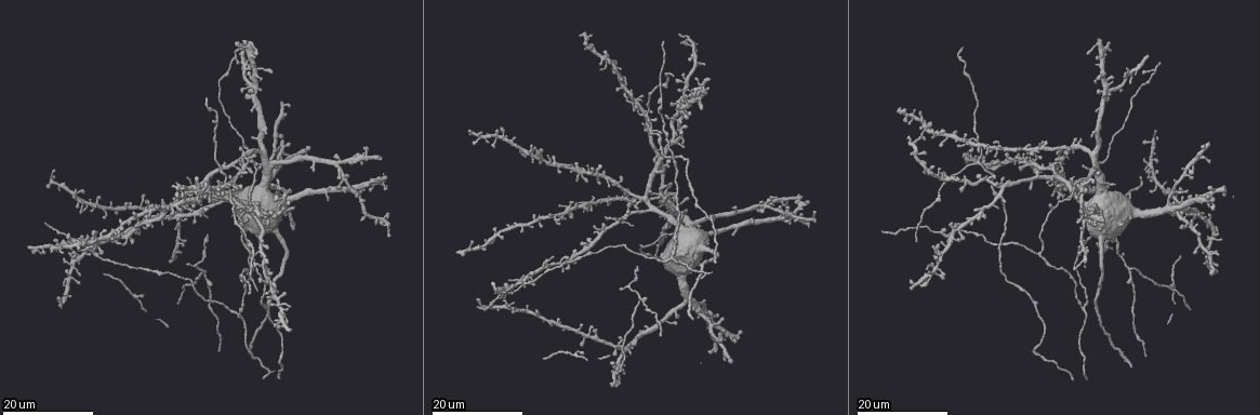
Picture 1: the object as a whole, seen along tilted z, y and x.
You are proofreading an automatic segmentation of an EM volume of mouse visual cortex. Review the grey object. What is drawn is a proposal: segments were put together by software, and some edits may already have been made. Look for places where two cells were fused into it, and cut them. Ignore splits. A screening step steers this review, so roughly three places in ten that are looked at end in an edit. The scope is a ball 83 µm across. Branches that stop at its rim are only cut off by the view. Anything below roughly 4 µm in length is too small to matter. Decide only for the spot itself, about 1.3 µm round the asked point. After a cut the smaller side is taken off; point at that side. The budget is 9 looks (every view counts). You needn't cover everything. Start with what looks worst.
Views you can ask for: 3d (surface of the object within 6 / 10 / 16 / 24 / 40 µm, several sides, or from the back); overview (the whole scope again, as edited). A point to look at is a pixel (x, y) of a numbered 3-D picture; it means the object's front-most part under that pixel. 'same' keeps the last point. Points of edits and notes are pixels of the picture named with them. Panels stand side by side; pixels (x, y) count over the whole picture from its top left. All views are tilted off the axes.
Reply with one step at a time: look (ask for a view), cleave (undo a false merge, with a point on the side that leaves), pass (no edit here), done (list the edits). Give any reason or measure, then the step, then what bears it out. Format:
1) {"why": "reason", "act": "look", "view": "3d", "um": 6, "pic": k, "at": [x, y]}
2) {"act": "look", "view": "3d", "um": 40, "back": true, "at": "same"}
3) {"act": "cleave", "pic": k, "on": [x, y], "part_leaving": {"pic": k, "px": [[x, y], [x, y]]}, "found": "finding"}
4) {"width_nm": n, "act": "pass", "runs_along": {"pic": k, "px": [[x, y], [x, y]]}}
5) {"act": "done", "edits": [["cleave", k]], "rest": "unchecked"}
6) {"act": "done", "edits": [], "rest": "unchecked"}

{"why": "three arms meet", "act": "look", "view": "3d", "um": 16, "pic": 1, "at": [205, 271]}

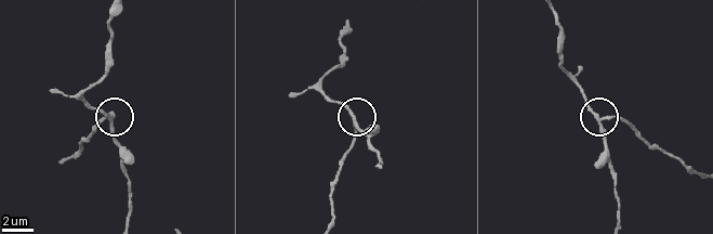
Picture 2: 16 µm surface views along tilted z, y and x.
{"act": "look", "view": "3d", "um": 6, "pic": 2, "at": [110, 120]}

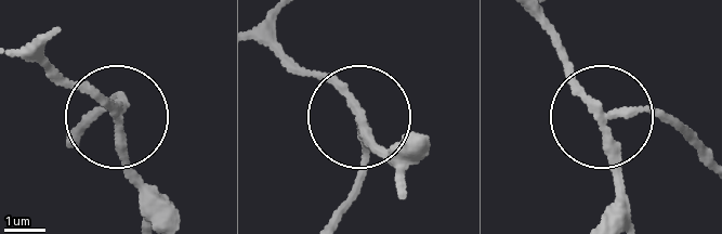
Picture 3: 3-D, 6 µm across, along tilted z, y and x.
{"arms": 3, "act": "cleave", "pic": 3, "on": [358, 179], "part_leaving": {"pic": 3, "px": [[360, 119], [358, 179], [340, 218]]}, "found": "a second cell is stuck on"}

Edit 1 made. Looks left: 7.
{"why": "branch point", "act": "look", "view": "3d", "um": 16, "pic": 1, "at": [237, 314]}

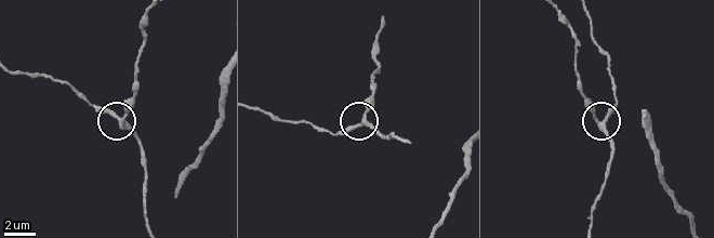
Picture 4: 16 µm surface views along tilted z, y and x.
{"why": "closer look", "act": "look", "view": "3d", "um": 10, "pic": 4, "at": [120, 125]}

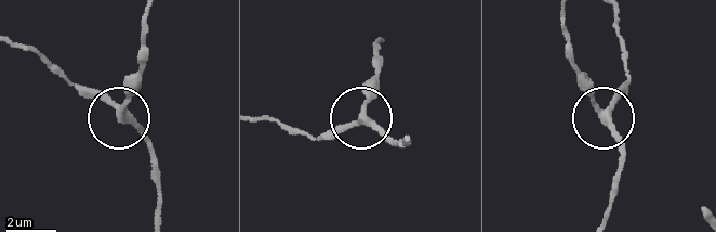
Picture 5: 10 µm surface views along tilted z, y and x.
{"act": "pass", "runs_along": {"pic": 5, "px": [[617, 14], [625, 74], [606, 115], [624, 159]]}, "found": "continuous, no second cell"}

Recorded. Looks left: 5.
{"why": "looks like a crossing", "act": "look", "view": "3d", "um": 24, "pic": 1, "at": [640, 109]}

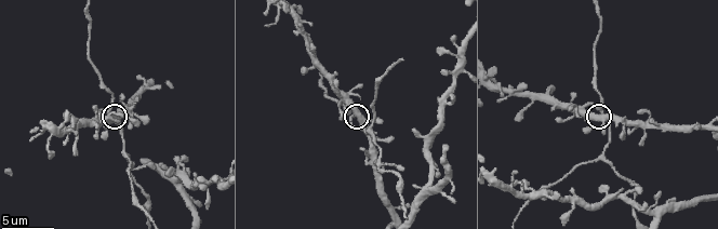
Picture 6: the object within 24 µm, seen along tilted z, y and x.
{"why": "closer look", "act": "look", "view": "3d", "um": 6, "pic": 6, "at": [356, 114]}

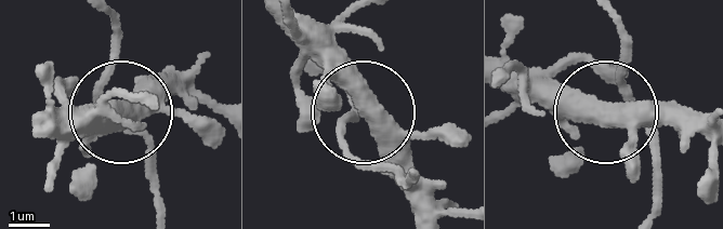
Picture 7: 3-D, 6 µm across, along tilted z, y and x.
{"width_nm": 390, "act": "pass", "runs_along": {"pic": 7, "px": [[431, 209], [399, 137], [299, 34]]}, "found": "one cell here"}

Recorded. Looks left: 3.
{"act": "done", "edits": [["cleave", 3]], "rest": "unchecked"}

